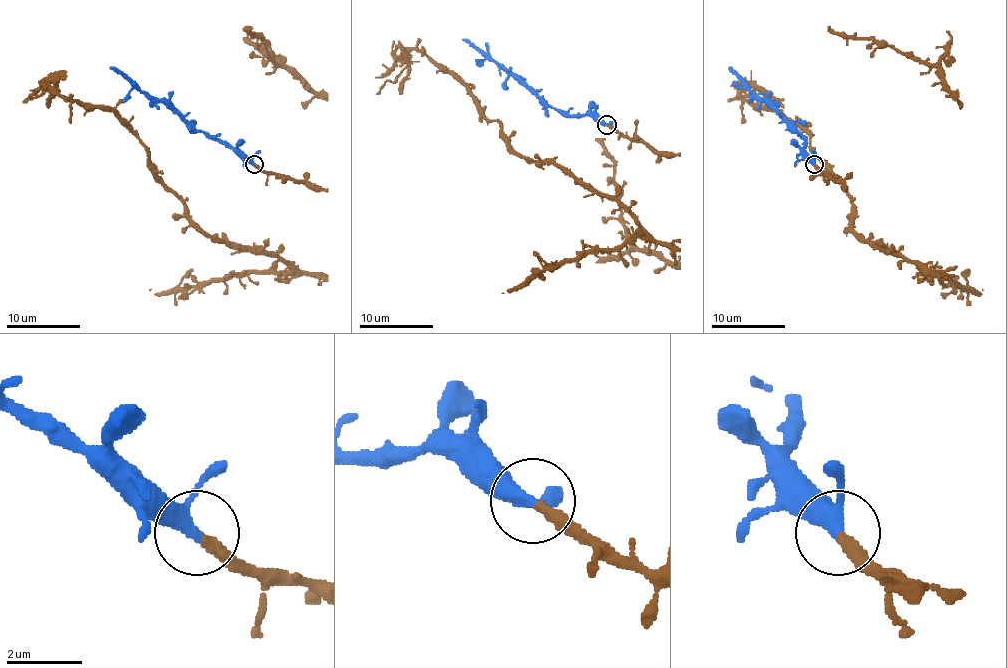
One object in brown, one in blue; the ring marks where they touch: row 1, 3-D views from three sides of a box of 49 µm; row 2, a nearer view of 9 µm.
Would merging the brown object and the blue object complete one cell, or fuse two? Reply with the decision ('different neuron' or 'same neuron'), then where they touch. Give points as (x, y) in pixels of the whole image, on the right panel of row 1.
same neuron | (814, 164)

